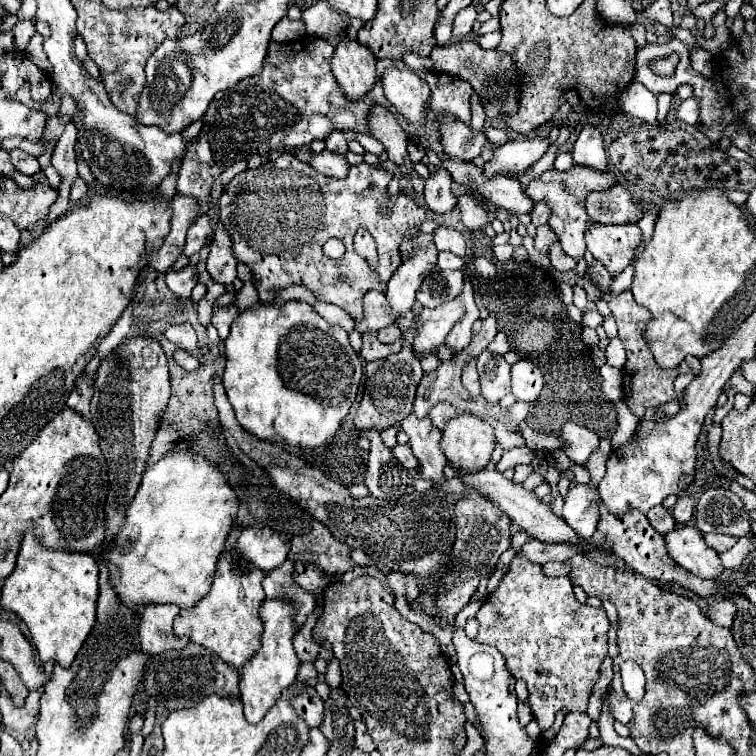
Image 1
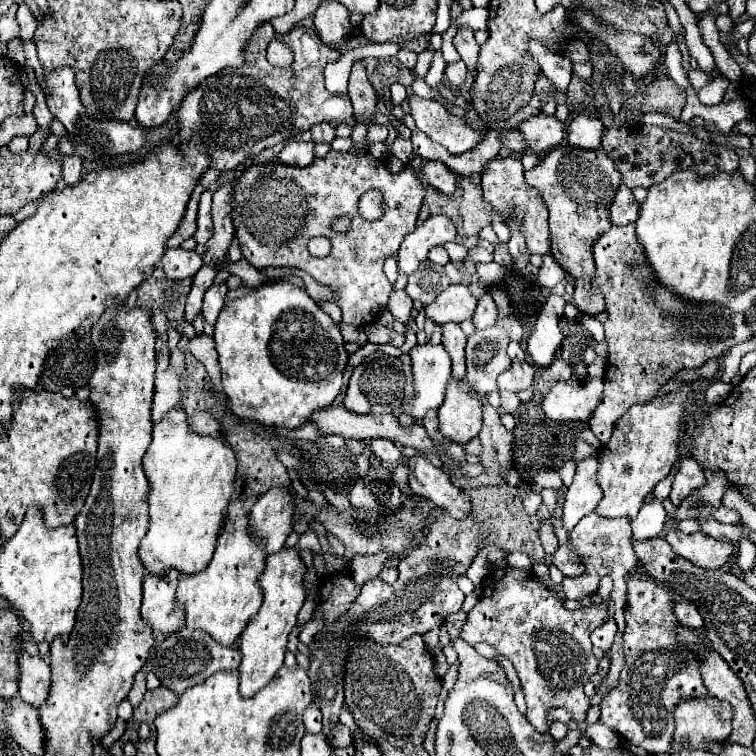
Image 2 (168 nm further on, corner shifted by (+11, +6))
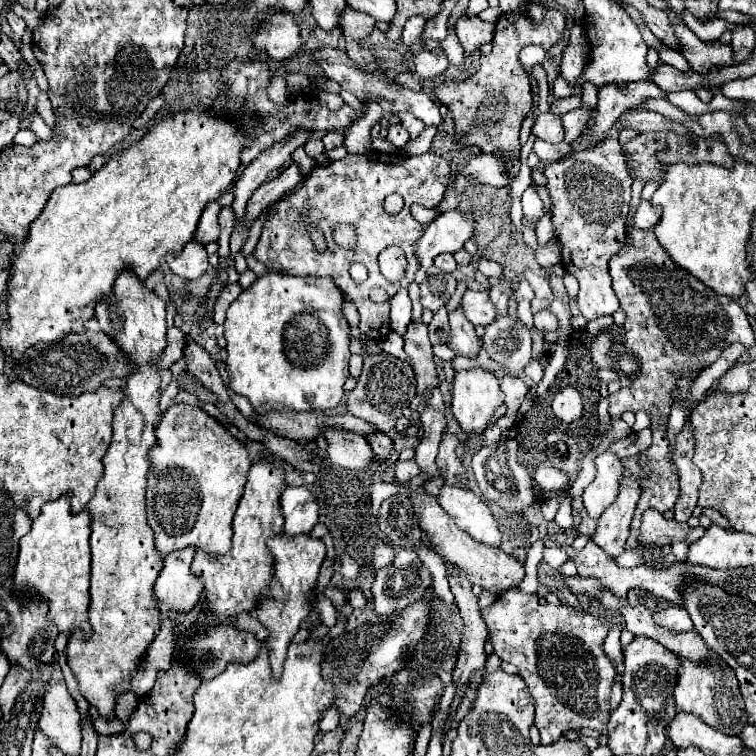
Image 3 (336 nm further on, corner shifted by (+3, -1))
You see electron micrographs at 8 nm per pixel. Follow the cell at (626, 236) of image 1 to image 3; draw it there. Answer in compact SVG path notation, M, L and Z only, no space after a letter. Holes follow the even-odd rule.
M629 229L627 233L627 245L621 253L617 253L611 261L609 261L609 275L613 279L611 287L621 303L621 309L627 313L627 321L625 321L625 349L629 353L633 353L639 361L639 371L635 373L635 377L631 377L629 387L619 389L617 393L609 395L609 413L613 419L619 419L621 413L625 411L647 411L651 417L651 431L653 431L653 443L646 450L644 457L650 456L651 461L644 471L649 469L643 483L641 483L641 497L637 501L637 511L631 523L631 535L629 539L637 541L639 539L639 523L641 523L641 515L645 509L653 507L661 513L673 509L677 495L679 495L679 481L677 475L671 469L669 463L669 439L667 439L667 419L669 419L669 411L671 411L671 389L677 385L679 381L679 371L683 367L697 367L697 369L705 369L711 363L717 361L717 357L723 353L725 347L733 345L733 343L745 343L747 347L755 345L755 337L753 337L753 329L751 323L747 319L747 313L743 313L741 305L725 295L719 295L715 291L711 291L709 287L705 287L699 279L695 279L693 275L689 275L685 269L681 269L671 257L669 253L661 247L661 243L657 241L653 231L643 231L643 229Z

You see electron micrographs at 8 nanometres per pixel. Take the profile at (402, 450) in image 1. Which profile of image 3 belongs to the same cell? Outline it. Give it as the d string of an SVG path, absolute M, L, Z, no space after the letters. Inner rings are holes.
M381 431L369 433L369 435L367 435L367 441L369 441L373 453L379 455L381 459L385 459L385 457L391 453L391 449L393 449L393 441L389 439L389 435L385 435L385 433L381 433Z

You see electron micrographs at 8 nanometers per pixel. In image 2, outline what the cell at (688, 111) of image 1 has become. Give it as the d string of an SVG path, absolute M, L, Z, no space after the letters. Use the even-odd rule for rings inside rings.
M719 76L719 78L715 78L715 80L707 82L701 90L695 90L695 96L697 96L697 98L699 98L699 102L701 102L701 104L705 104L705 106L719 104L727 86L729 86L729 80L727 80L727 78L723 78L723 76Z

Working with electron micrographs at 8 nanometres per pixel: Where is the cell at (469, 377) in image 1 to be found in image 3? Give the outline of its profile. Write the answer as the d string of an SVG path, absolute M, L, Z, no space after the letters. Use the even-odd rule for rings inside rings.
M455 307L449 311L449 323L451 323L451 337L449 337L449 347L457 355L465 355L475 359L475 355L481 349L481 341L475 333L473 323L465 317L461 307Z

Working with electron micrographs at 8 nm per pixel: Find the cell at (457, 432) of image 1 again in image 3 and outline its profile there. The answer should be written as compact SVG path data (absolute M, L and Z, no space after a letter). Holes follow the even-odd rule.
M481 367L455 371L451 395L451 413L467 435L481 433L493 411L503 403L499 379Z

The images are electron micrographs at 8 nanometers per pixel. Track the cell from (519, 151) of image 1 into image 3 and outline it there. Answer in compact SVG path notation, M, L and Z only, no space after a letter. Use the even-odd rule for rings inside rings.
M583 105L573 109L573 111L563 113L561 119L563 119L563 127L565 127L565 141L573 143L587 129L591 117L593 117L593 111L583 107Z

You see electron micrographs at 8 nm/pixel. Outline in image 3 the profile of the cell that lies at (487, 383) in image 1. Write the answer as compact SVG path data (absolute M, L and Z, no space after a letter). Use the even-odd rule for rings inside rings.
M503 315L485 327L483 345L491 359L507 369L507 373L523 371L531 361L531 333L521 321Z

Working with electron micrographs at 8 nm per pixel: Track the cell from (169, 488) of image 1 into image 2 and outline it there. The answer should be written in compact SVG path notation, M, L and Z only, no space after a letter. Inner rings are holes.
M169 410L153 426L153 440L143 456L149 480L149 530L139 544L139 558L153 576L177 570L183 576L199 574L213 558L225 510L235 490L235 452L217 438L205 438L191 430L183 410Z

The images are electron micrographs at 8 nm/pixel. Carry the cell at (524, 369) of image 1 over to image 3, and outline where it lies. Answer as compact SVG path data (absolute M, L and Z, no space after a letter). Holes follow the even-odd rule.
M505 375L501 379L501 389L505 393L505 407L507 407L507 413L505 413L505 419L503 419L503 429L511 429L513 423L515 423L515 413L517 413L521 401L527 395L527 387L521 379Z

